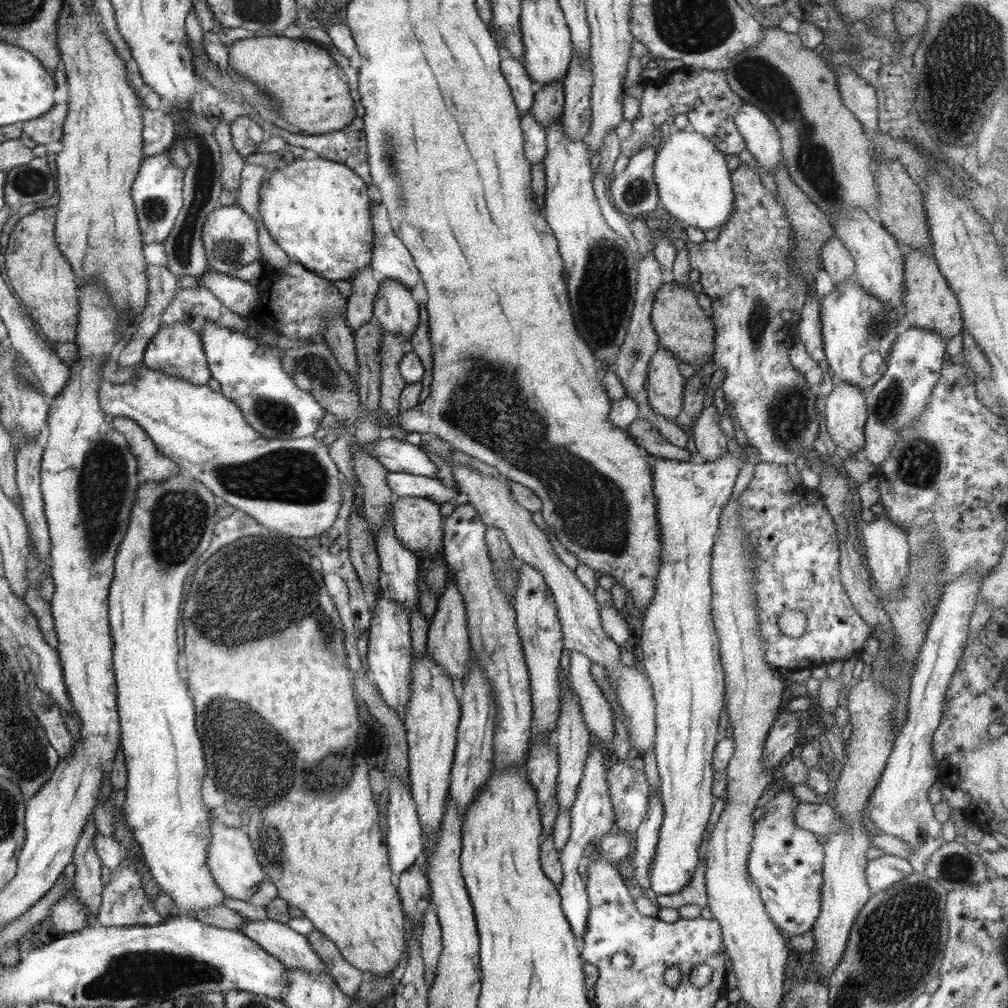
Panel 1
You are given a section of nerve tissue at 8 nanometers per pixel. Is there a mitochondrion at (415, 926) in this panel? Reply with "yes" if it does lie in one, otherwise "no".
no

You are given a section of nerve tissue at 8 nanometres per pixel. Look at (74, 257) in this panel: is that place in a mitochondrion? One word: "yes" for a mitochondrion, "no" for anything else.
no

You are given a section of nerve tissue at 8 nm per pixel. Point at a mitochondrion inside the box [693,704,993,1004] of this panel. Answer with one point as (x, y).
(955, 868)

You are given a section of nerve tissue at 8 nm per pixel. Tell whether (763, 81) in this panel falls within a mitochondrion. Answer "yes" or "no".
yes

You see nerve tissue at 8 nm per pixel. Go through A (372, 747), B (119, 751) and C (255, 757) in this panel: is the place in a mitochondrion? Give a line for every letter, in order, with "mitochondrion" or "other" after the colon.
A: other
B: other
C: mitochondrion

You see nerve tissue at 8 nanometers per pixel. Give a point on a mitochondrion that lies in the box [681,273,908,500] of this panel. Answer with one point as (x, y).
(788, 416)

